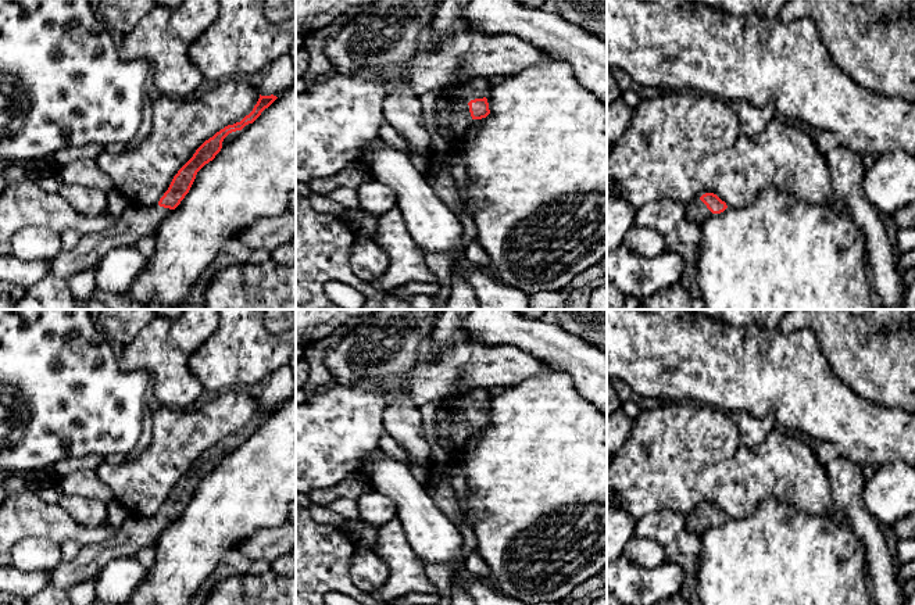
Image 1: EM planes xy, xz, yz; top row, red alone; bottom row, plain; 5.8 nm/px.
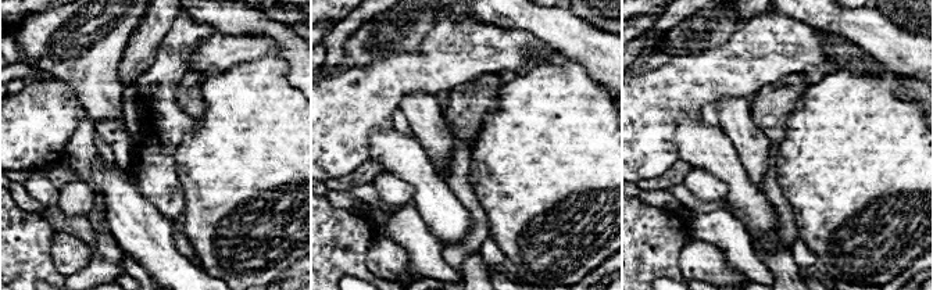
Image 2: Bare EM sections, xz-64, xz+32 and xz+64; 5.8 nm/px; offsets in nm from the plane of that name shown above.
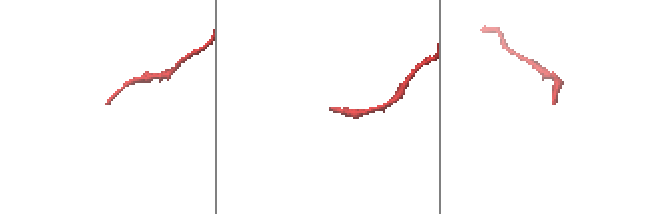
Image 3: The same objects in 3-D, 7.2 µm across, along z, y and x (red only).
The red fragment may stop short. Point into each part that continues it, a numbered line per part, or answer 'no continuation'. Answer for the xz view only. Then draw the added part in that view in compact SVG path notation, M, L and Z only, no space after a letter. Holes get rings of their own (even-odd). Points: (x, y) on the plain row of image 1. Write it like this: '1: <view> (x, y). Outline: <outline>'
1: xz (453, 428). Outline: M472 389L460 402L437 405L436 433L447 452L454 454L464 445L472 432L468 414L486 408L493 394L489 389Z

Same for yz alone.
1: yz (696, 522). Outline: M693 509L686 513L686 529L696 536L701 536L712 523L707 519L707 516L700 509Z

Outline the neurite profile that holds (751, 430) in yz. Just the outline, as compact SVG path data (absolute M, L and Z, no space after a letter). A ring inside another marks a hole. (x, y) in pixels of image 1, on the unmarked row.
M734 412L733 418L737 425L740 443L750 447L761 443L772 432L776 425L773 414L765 416L753 416L747 412Z

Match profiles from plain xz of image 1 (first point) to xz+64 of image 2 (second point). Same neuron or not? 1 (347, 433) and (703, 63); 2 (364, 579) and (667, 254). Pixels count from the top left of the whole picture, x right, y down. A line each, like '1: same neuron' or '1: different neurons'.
1: same neuron
2: different neurons

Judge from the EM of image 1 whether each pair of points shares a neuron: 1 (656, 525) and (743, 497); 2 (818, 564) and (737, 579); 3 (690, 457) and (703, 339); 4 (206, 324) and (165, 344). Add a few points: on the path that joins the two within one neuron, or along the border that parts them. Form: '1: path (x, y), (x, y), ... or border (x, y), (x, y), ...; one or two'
1: border (653, 512), (678, 511), (685, 515); two
2: path (799, 577), (757, 579); one
3: border (664, 401), (694, 401), (728, 412); two
4: path (196, 325), (175, 340); one

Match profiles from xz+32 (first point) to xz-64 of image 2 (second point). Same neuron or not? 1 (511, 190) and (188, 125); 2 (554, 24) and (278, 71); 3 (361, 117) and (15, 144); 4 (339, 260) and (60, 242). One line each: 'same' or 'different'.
1: different
2: different
3: same
4: different

